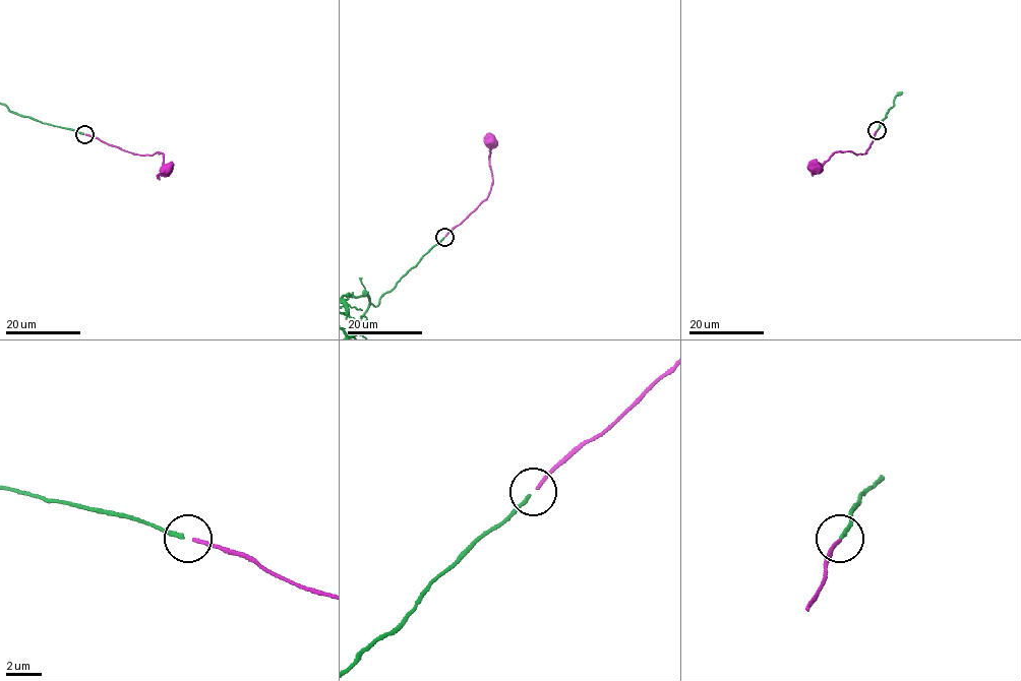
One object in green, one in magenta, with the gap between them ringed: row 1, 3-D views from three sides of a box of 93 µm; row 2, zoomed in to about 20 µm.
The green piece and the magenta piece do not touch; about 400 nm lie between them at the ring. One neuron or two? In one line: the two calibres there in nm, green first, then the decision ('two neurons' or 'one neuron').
220 nm thick on the green side, 190 nm on the other; one neuron

